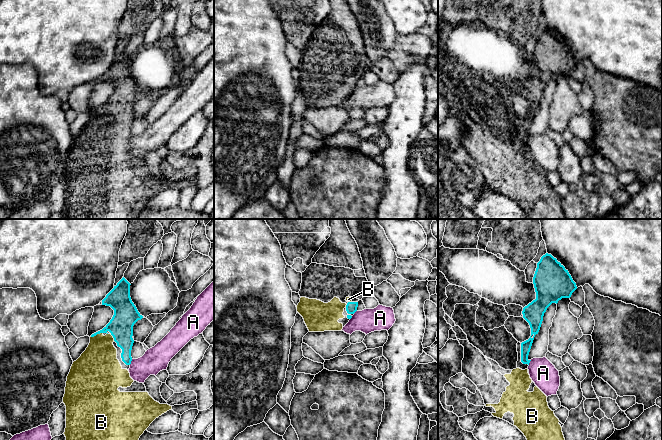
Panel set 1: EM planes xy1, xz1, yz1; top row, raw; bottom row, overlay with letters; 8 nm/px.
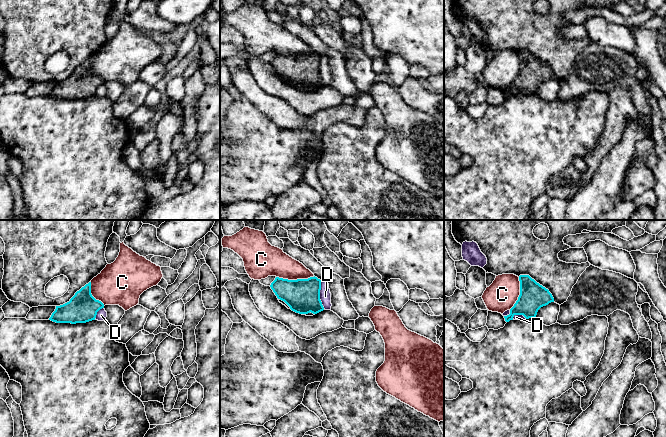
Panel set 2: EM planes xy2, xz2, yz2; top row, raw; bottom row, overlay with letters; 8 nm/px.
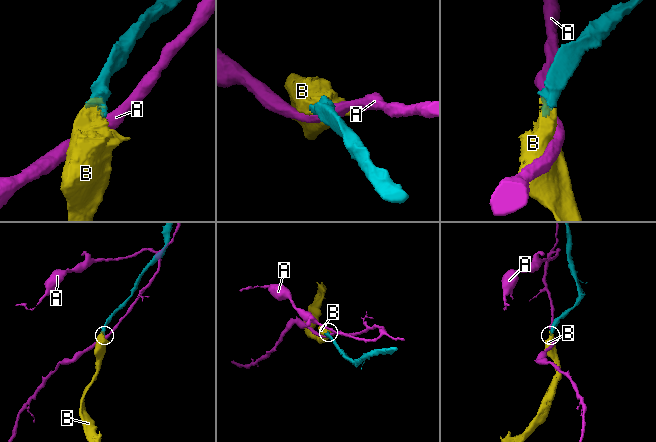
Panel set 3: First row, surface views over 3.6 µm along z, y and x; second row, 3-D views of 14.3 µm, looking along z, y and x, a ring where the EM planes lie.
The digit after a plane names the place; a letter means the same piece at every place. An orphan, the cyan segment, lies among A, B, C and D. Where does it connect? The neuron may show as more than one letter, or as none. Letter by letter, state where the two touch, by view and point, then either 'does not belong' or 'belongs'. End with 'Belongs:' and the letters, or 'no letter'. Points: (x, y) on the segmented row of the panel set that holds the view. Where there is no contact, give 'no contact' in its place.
A: xy1 (130, 362) | does not belong
B: xy1 (96, 334) | belongs
C: xz2 (295, 280) | does not belong
D: xz2 (319, 294) | does not belong
Belongs: B

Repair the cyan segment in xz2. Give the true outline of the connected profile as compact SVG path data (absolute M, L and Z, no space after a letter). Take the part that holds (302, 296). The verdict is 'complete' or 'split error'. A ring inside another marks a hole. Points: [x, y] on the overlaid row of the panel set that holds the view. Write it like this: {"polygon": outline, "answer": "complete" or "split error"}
{"polygon": "M315 276L297 280L276 277L270 287L296 313L317 314L324 310L320 300L321 280Z", "answer": "complete"}

